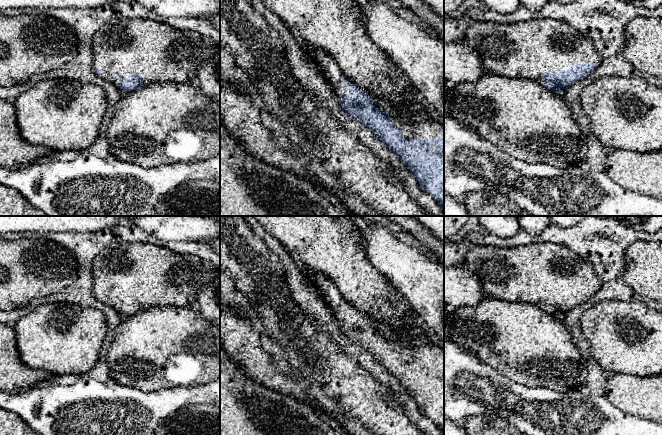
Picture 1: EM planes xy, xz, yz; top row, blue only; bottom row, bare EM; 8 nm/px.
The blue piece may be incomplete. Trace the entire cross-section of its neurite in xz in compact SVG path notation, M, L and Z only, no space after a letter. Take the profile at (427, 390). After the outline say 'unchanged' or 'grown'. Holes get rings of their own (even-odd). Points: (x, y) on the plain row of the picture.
M312 272L311 282L316 288L317 294L324 302L325 307L339 323L342 334L352 343L361 346L371 353L376 361L400 382L414 399L420 411L431 419L444 435L444 347L435 338L433 333L422 325L420 319L411 316L410 322L401 322L401 334L398 335L385 322L375 320L347 303L338 288L323 274Z | grown

